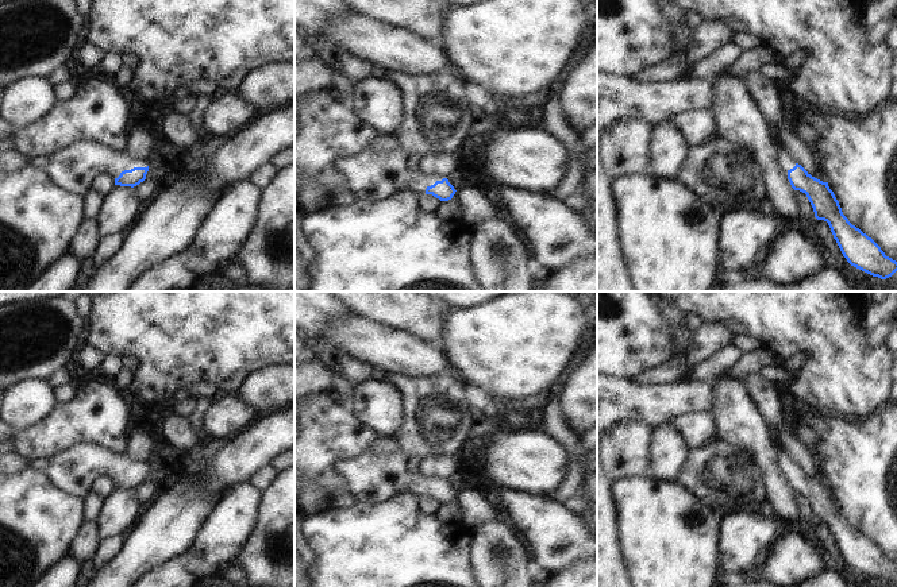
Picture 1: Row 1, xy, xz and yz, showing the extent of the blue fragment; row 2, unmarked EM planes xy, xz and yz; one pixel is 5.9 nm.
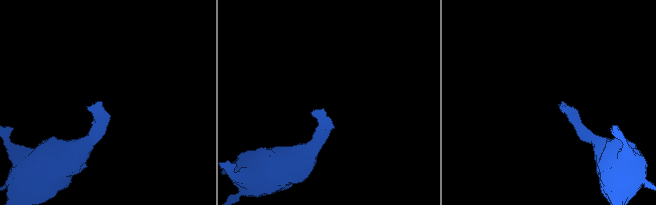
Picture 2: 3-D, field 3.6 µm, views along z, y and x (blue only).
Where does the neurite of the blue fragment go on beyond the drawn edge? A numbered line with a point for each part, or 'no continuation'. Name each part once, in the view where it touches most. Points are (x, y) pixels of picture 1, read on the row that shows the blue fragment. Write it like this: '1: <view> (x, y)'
1: xy (72, 168)

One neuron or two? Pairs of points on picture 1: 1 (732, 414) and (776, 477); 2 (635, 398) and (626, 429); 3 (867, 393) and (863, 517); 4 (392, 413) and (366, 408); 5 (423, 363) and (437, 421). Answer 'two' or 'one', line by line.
1: one
2: two
3: two
4: one
5: two

